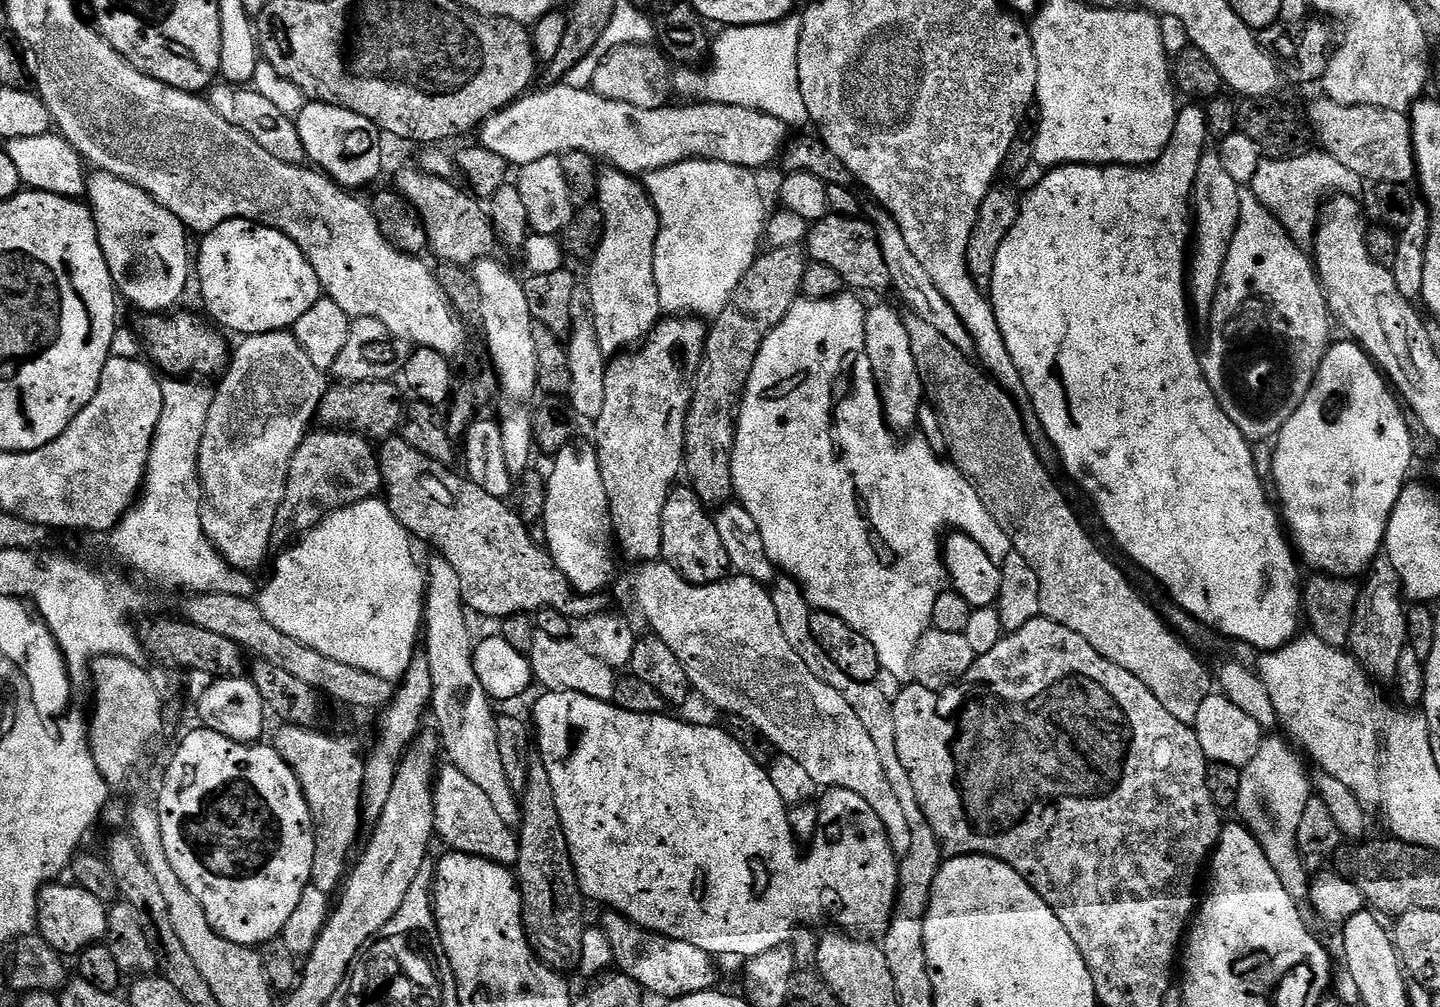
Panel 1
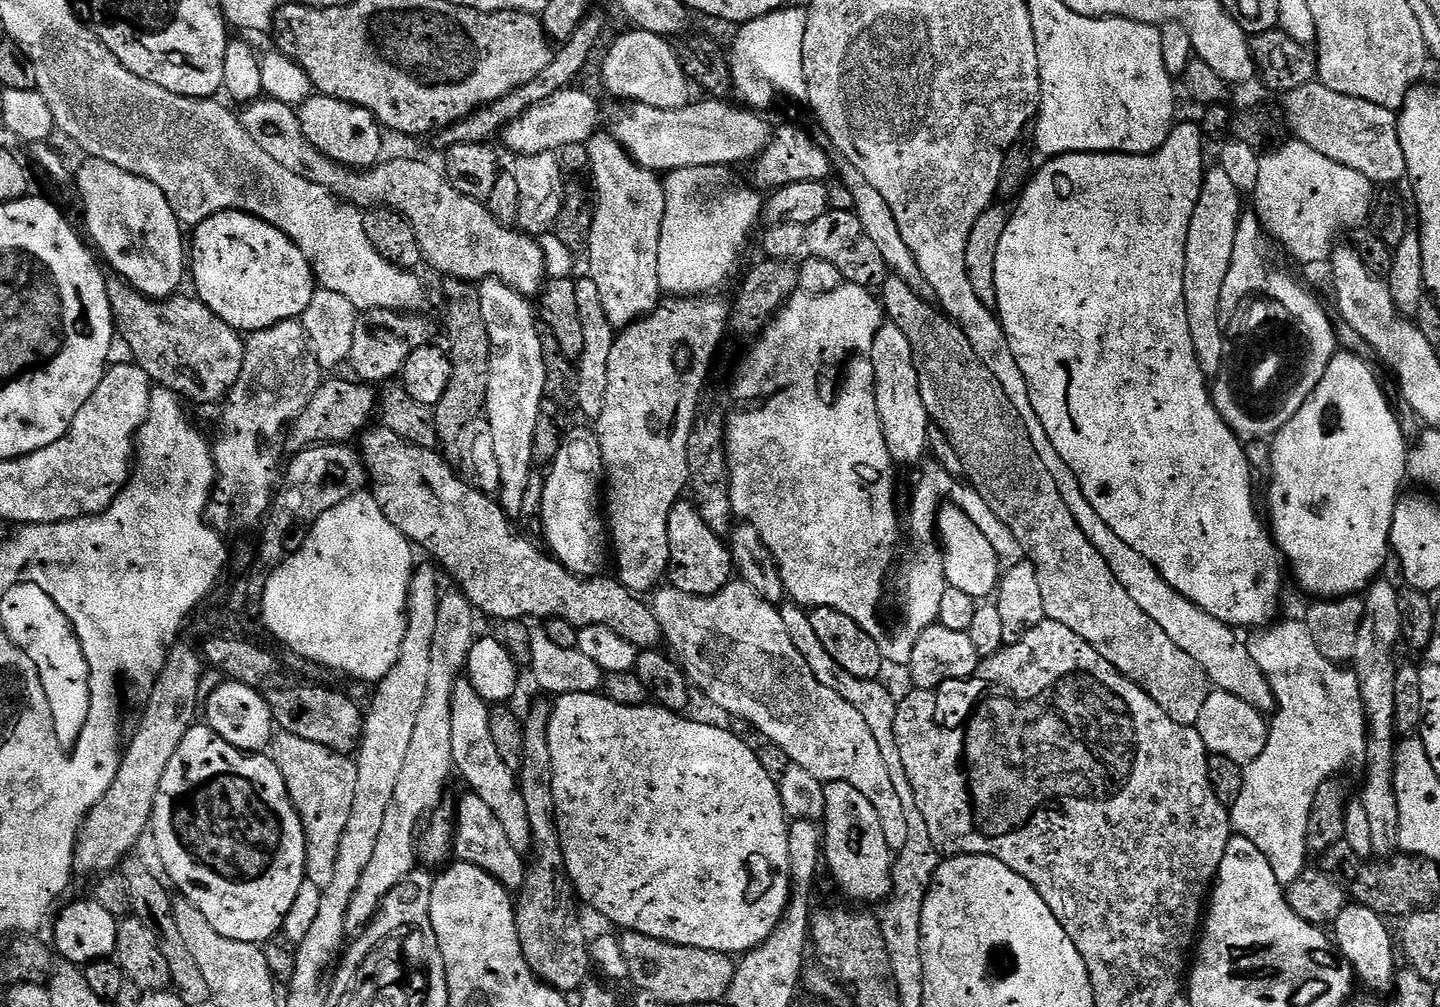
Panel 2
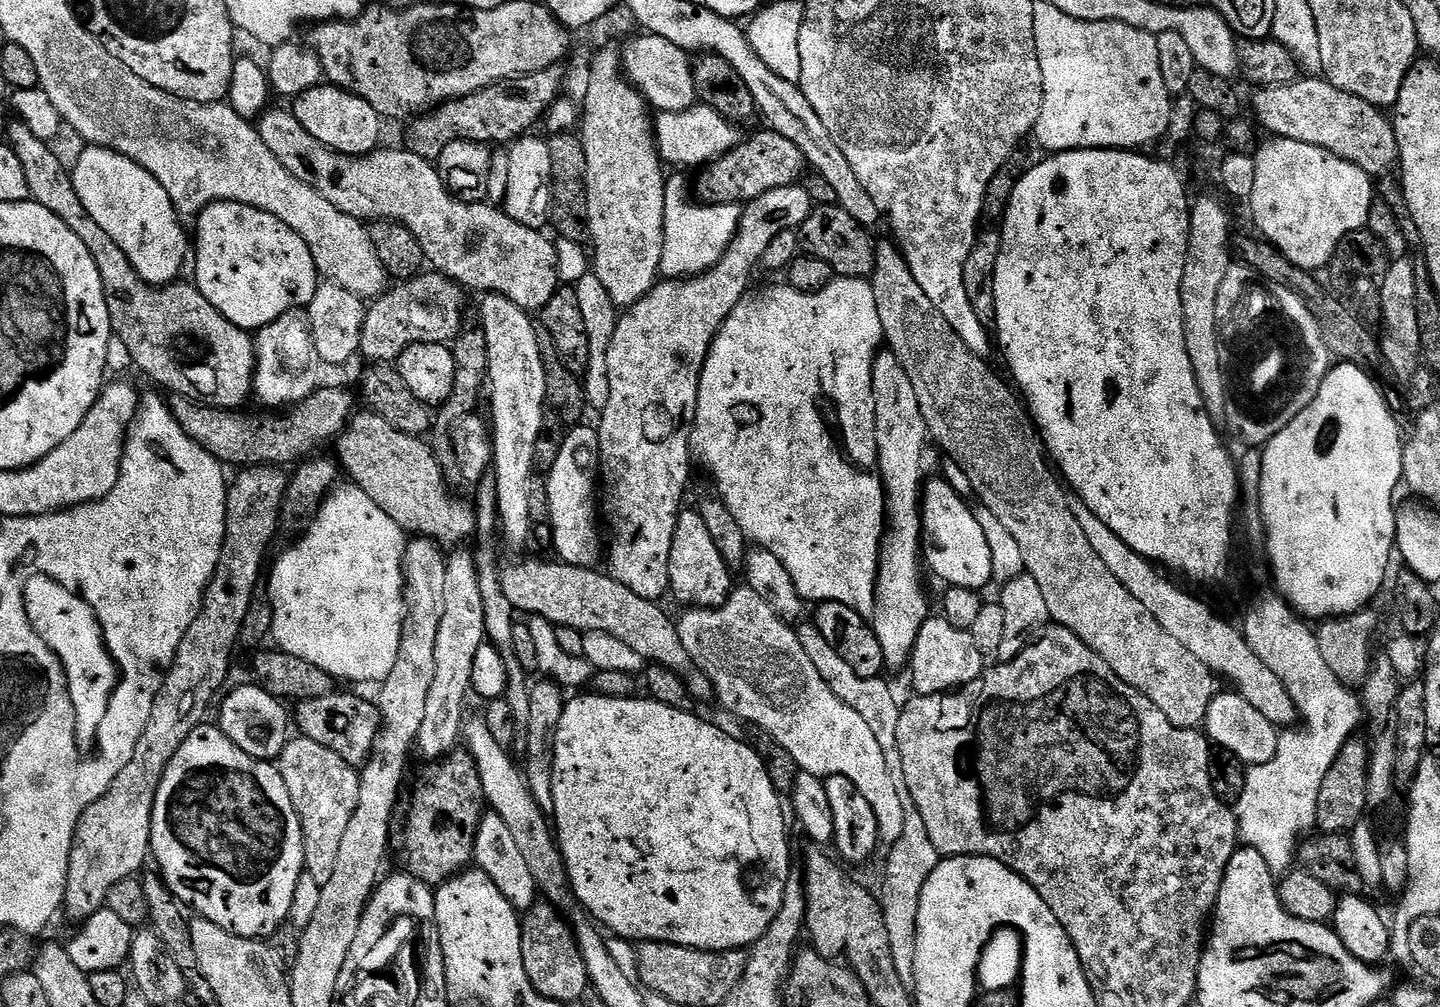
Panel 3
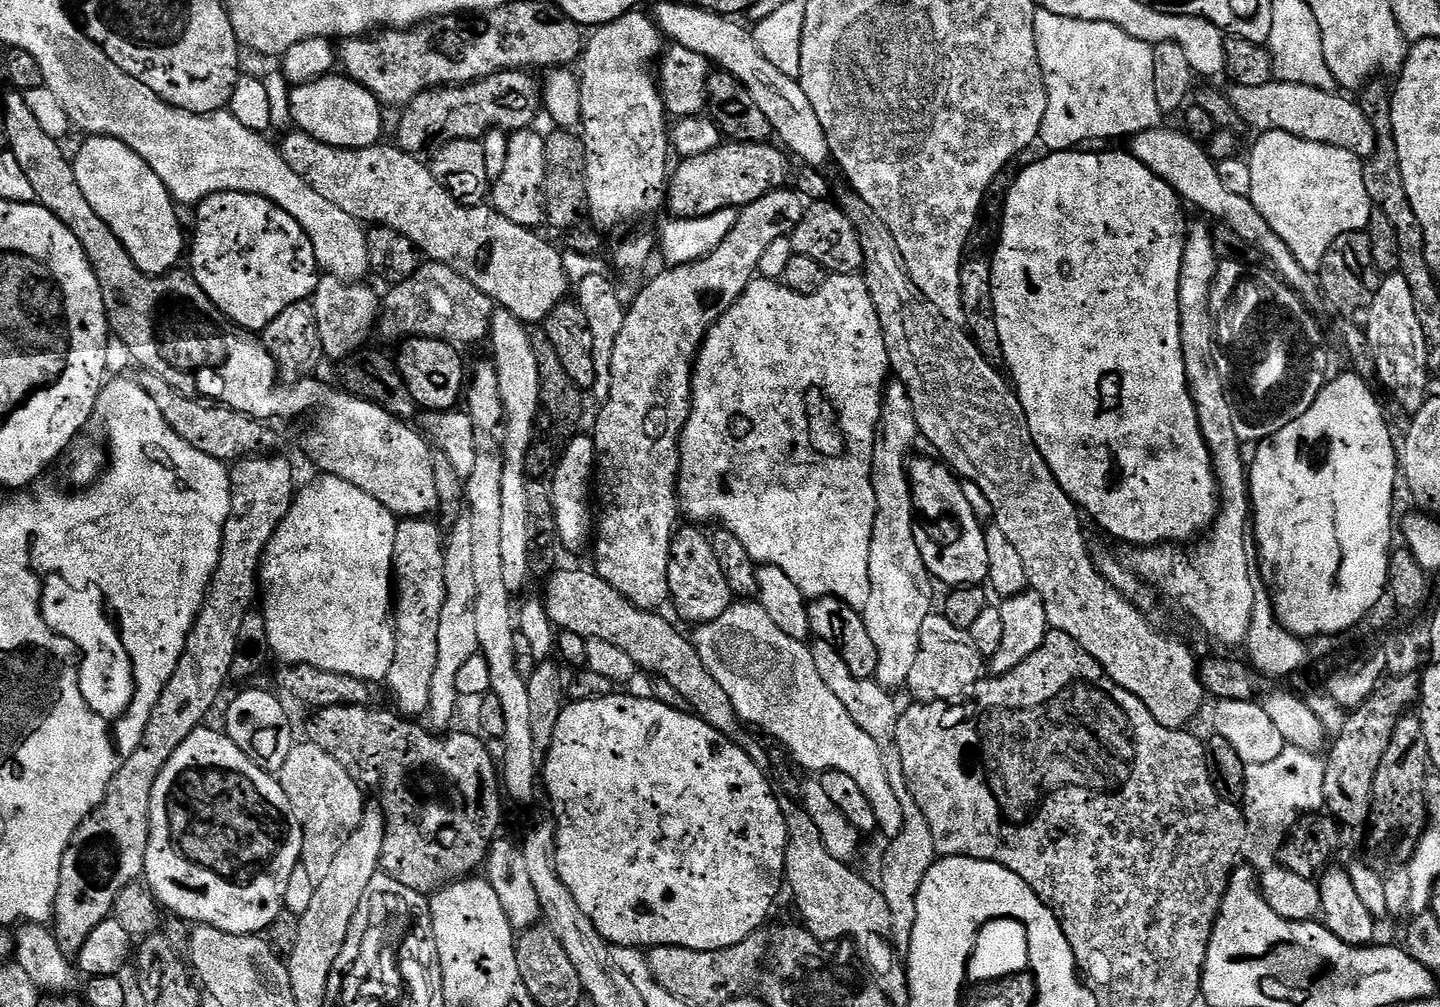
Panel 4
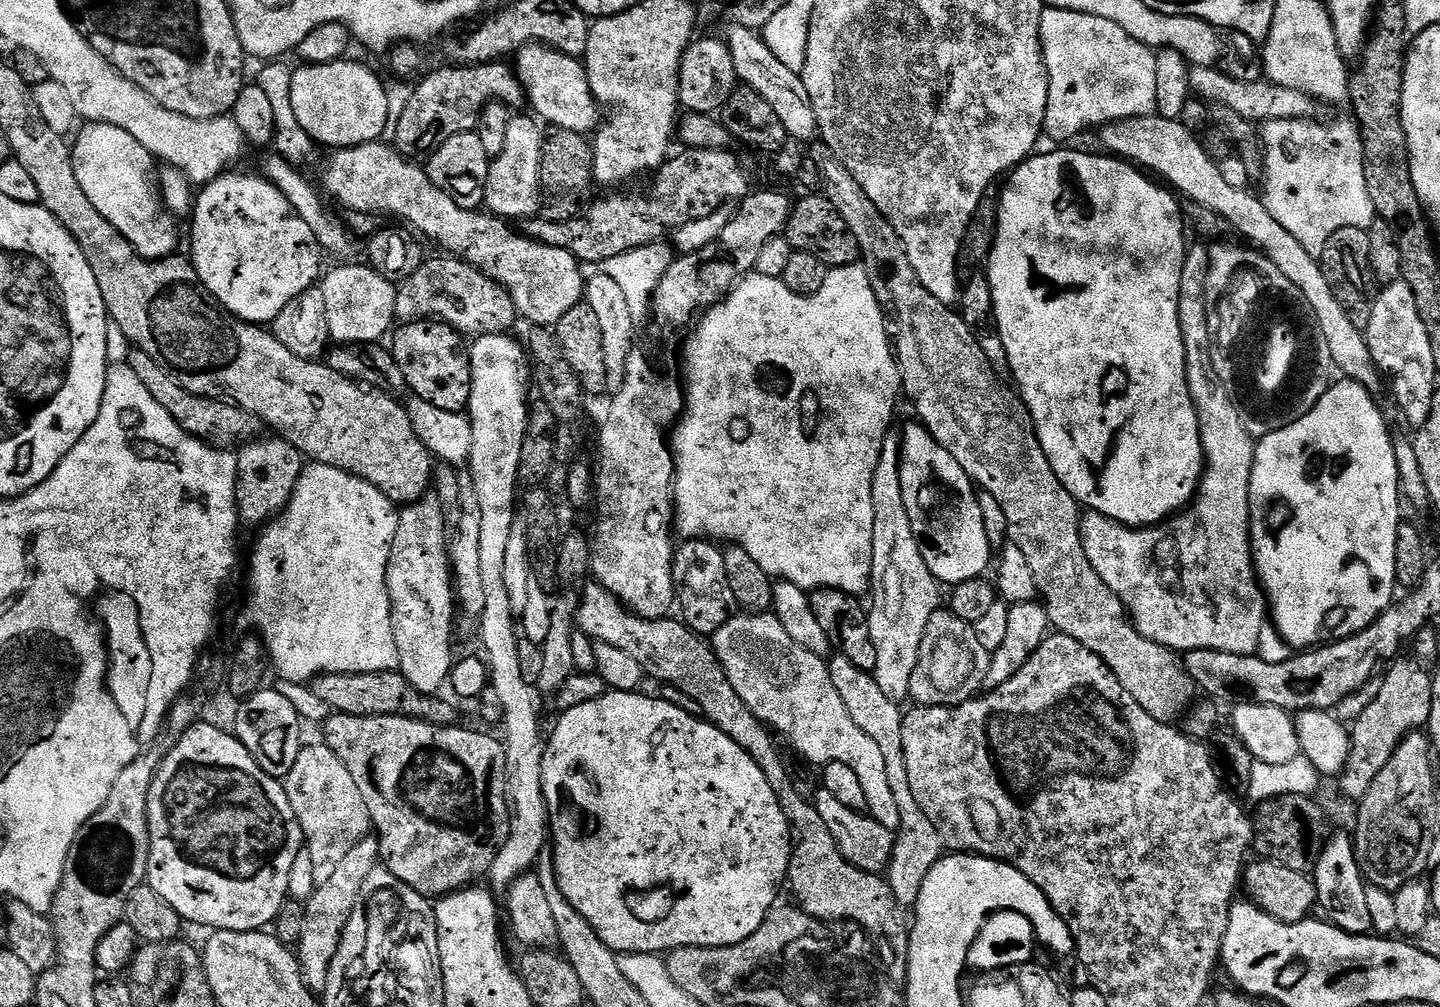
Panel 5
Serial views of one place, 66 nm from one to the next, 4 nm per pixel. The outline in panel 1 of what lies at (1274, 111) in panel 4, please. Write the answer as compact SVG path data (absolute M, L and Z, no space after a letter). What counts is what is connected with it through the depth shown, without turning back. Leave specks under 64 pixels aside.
M1319 98L1308 108L1306 120L1321 149L1329 152L1346 170L1354 170L1361 181L1372 184L1407 184L1417 179L1416 151L1412 145L1412 124L1403 112L1374 106L1342 106Z

